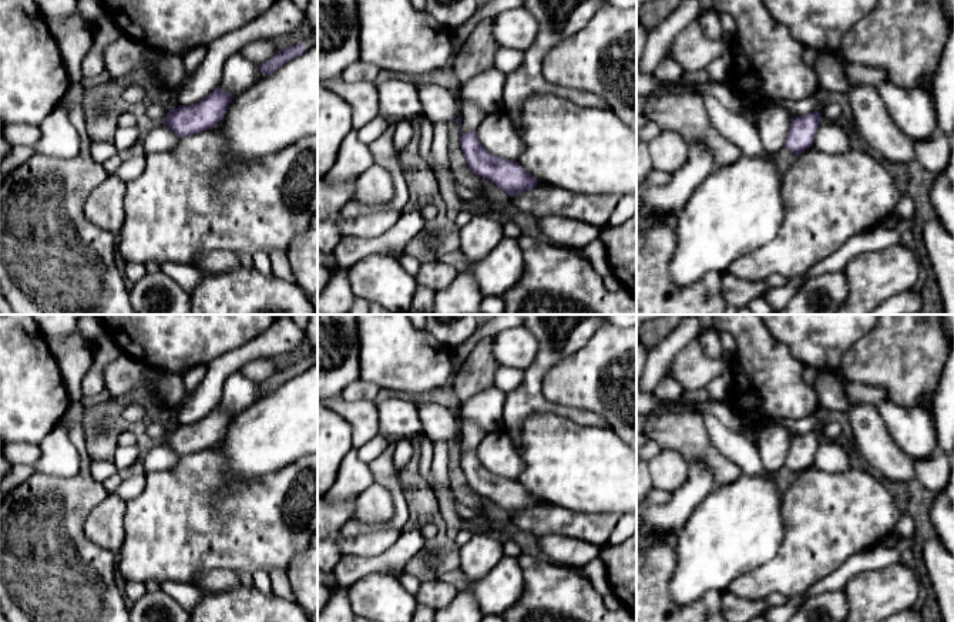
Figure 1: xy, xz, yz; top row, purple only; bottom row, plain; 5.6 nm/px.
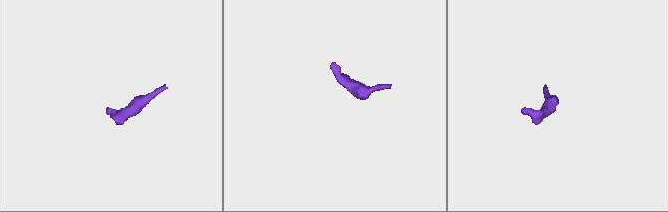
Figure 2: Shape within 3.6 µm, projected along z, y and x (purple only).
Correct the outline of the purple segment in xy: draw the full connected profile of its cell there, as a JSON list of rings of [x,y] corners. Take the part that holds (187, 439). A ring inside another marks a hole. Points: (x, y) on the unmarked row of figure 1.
[[[219,404],[204,418],[192,424],[179,424],[168,430],[162,443],[168,444],[179,457],[214,448],[224,437],[235,416]]]

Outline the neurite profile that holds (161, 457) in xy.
[[[161,441],[142,458],[145,474],[169,470],[178,464],[179,458],[168,444]]]

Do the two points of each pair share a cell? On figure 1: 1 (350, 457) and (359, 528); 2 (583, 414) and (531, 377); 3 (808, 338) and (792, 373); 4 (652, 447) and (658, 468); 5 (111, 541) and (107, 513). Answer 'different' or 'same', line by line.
1: different
2: same
3: different
4: different
5: same

